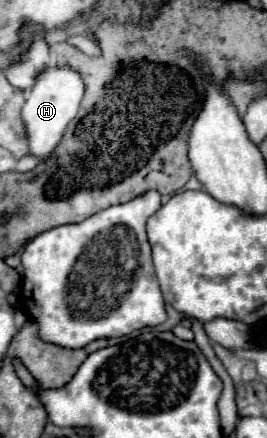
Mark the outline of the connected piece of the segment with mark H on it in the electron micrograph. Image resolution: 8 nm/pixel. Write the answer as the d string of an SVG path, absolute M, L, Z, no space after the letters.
M49 65L45 71L41 71L41 75L37 77L25 105L23 105L23 123L27 129L27 137L29 137L29 153L37 155L39 159L47 159L51 155L51 151L55 149L55 145L59 143L59 139L63 137L65 127L69 125L69 121L75 119L81 97L83 97L83 79L79 71L73 71L69 65Z

